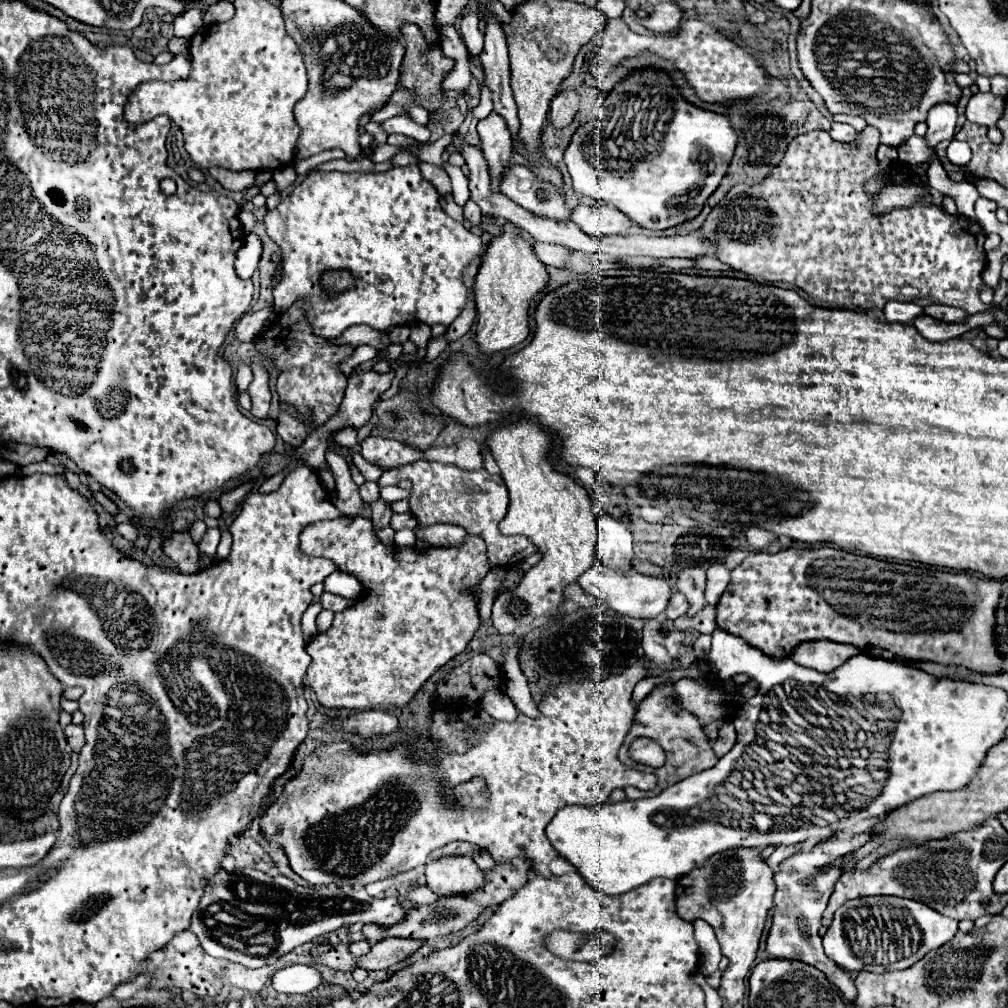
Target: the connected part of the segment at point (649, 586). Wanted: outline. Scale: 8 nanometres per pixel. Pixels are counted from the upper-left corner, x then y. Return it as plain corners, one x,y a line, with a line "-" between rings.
596,560
594,566
578,578
578,584
582,586
584,592
590,592
600,602
606,602
612,610
616,610
616,612
620,612
624,616
642,620
642,622
650,620
650,618
656,618
660,612
664,612
664,608
666,608
666,604
670,600
670,586
666,584
666,580
642,576
636,570
632,570
630,574
624,576
624,574
620,574
616,570
606,568
600,560

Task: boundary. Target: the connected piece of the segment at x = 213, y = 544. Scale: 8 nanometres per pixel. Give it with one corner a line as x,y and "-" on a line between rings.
208,528
208,532
204,534
202,542
198,544
198,548
200,548
202,554
214,556
216,554
216,548
218,548
218,542
220,542
220,530
218,528

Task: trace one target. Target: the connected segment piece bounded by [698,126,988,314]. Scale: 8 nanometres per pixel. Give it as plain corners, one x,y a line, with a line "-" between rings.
866,126
852,144
840,144
822,130
794,136
772,172
756,184
740,182
732,186
710,210
698,232
716,244
716,258
730,268
756,280
796,284
810,296
832,306
836,304
834,308
882,310
890,300
916,302
920,296
920,306
946,304
962,308
968,314
986,310
988,306
980,300
980,290
986,286
982,278
986,268
984,228
964,216
952,216
940,206
924,204
924,200
918,200
910,208
874,214
872,204
876,196
864,192
864,182
884,180
888,184
908,184
912,180
912,172
906,166
888,168
886,172
880,170
876,158
878,144
880,132
872,126

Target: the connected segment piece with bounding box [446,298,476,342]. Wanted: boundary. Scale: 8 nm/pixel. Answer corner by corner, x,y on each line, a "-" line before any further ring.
468,298
468,304
466,304
466,310
462,312
462,316
460,316
458,320
454,320
454,322
448,326
448,332
446,332
448,340
454,342
454,340
458,340
460,336
464,336
464,334
470,330
472,322
474,322
474,316
476,316
474,298

